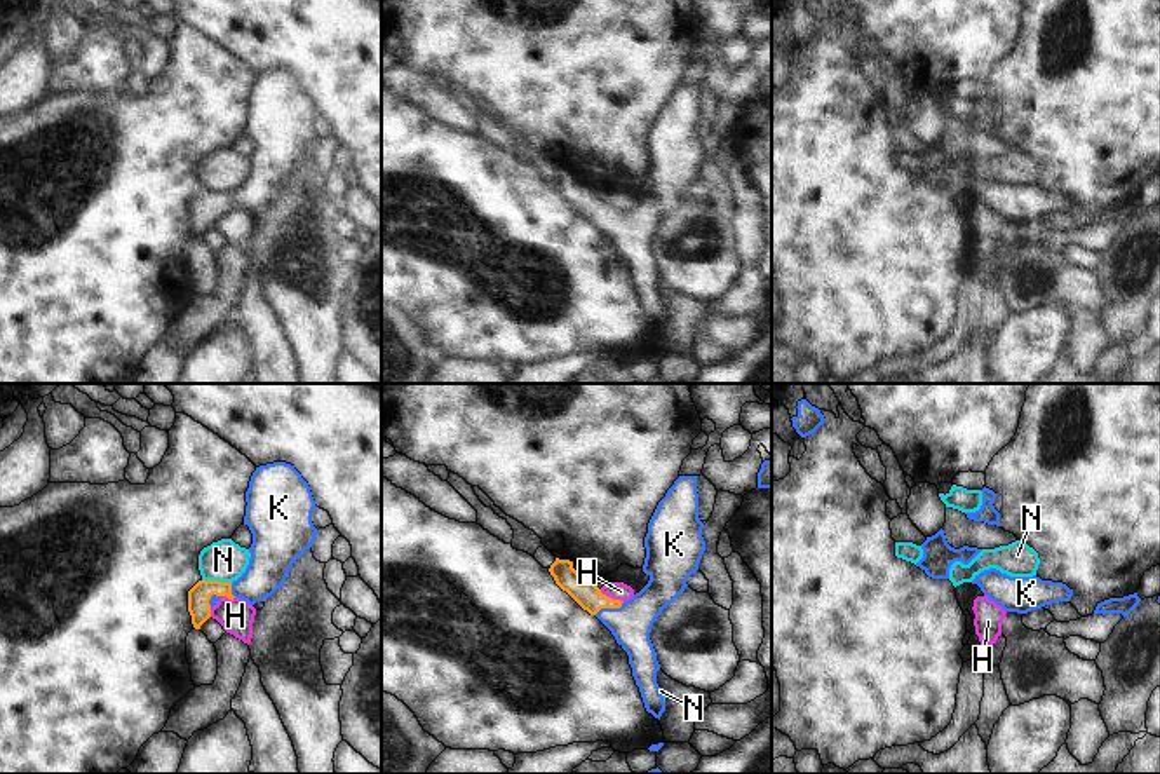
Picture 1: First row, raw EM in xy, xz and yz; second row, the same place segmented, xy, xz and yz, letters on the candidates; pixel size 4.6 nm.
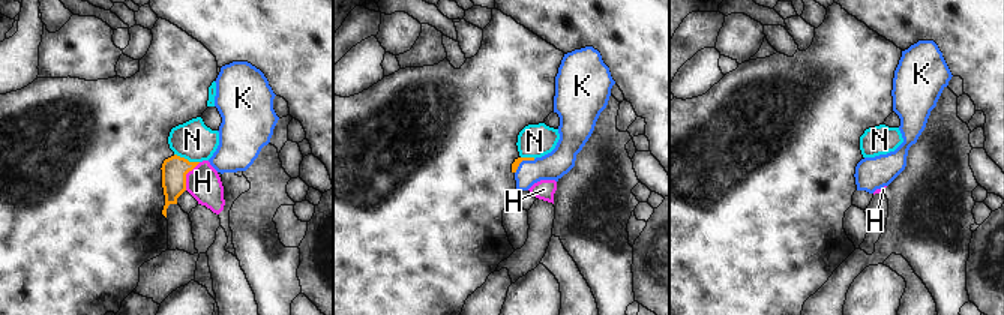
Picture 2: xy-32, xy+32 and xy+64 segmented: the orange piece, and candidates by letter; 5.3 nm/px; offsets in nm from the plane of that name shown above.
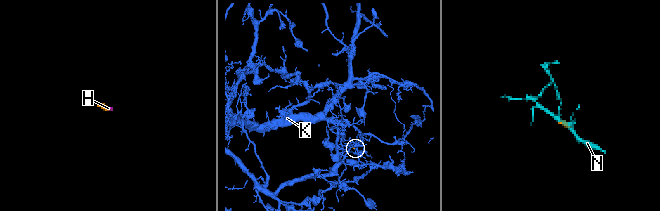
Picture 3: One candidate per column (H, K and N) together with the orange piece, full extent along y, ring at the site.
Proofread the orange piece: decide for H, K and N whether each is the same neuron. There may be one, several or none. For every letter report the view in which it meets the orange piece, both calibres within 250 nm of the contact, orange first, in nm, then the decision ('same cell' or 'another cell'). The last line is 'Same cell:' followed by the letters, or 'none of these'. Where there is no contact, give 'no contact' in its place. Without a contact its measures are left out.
H: xz | 120/80 nm | another cell
K: xz | 120/190 nm | same cell
N: xy | 100/190 nm | another cell
Same cell: K

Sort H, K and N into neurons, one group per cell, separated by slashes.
H / K / N

